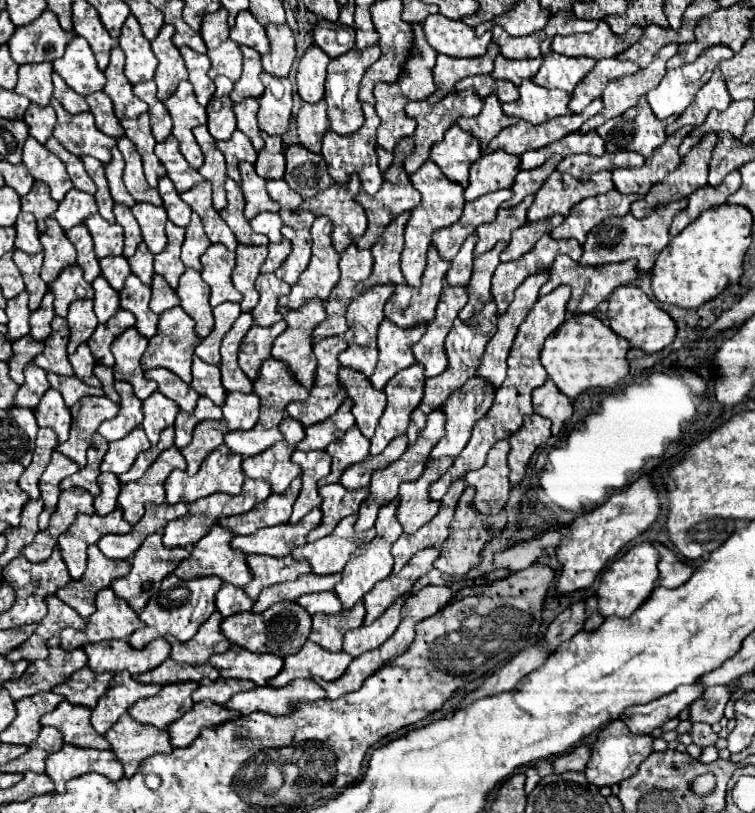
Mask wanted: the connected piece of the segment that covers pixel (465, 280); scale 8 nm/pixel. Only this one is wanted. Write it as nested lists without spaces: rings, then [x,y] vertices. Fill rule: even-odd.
[[[469,234],[465,244],[461,246],[461,250],[457,252],[457,256],[451,262],[451,270],[447,272],[447,284],[469,284],[471,278],[471,270],[473,270],[473,248],[477,242],[477,234]]]

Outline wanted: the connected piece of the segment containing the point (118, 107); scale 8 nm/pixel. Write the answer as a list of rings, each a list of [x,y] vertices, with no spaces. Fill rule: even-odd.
[[[113,48],[109,66],[105,68],[105,76],[107,76],[105,94],[113,100],[115,116],[119,120],[137,118],[139,114],[147,112],[147,104],[133,94],[133,86],[129,84],[129,80],[123,74],[123,66],[125,66],[123,50],[121,48]]]

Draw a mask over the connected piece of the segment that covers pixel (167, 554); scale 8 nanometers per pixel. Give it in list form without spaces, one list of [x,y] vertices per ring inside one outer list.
[[[151,534],[147,536],[147,540],[143,542],[143,548],[139,548],[139,552],[135,552],[135,558],[133,558],[133,566],[131,566],[131,572],[127,576],[121,576],[121,578],[115,578],[111,582],[111,588],[115,590],[115,594],[119,598],[125,598],[131,608],[135,612],[141,612],[145,608],[145,604],[149,602],[149,598],[159,590],[161,586],[161,580],[165,576],[169,576],[177,564],[187,558],[191,552],[187,548],[165,548],[163,542],[161,542],[161,534]]]

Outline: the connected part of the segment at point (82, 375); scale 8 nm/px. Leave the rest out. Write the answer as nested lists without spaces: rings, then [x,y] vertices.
[[[81,344],[81,346],[77,348],[77,352],[75,352],[73,356],[69,356],[69,362],[73,364],[75,376],[77,376],[79,380],[83,380],[83,382],[89,384],[89,386],[101,386],[101,382],[99,382],[97,376],[93,374],[95,358],[93,358],[93,354],[91,354],[91,350],[89,350],[87,344]]]

